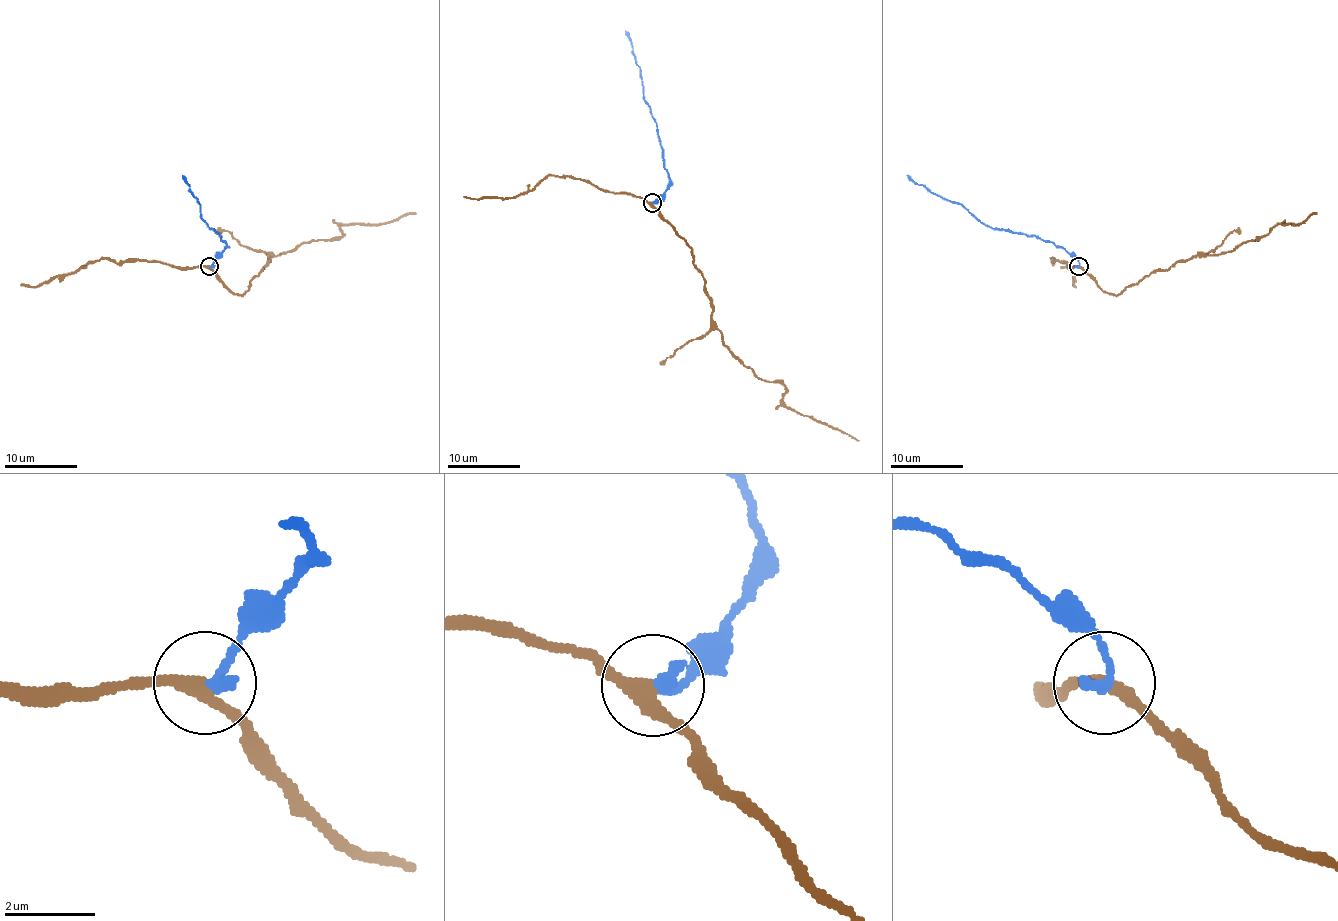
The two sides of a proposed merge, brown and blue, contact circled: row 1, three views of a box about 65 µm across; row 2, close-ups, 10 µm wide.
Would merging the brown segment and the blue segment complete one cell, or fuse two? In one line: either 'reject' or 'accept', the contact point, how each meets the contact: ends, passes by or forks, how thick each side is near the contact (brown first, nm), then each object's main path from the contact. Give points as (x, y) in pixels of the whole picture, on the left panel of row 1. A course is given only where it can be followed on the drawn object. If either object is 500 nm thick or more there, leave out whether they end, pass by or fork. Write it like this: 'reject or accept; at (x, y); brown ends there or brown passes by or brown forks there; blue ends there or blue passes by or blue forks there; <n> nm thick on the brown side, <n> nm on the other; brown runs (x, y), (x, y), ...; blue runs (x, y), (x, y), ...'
reject; at (209, 266); brown passes by; blue ends there; 280 nm thick on the brown side, 280 nm on the other; brown runs (209, 266), (242, 295), (270, 255), (336, 240), (345, 224), (386, 224), (415, 212); blue runs (209, 266), (225, 248), (225, 242), (200, 217), (200, 204), (182, 175)

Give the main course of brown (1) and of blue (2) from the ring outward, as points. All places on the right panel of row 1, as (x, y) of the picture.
1: (1078, 266), (1103, 291), (1116, 295), (1150, 273), (1197, 255), (1234, 251), (1275, 226), (1300, 224), (1317, 212)
2: (1078, 266), (1078, 260), (1062, 248), (982, 224), (960, 204), (932, 193), (906, 175)

